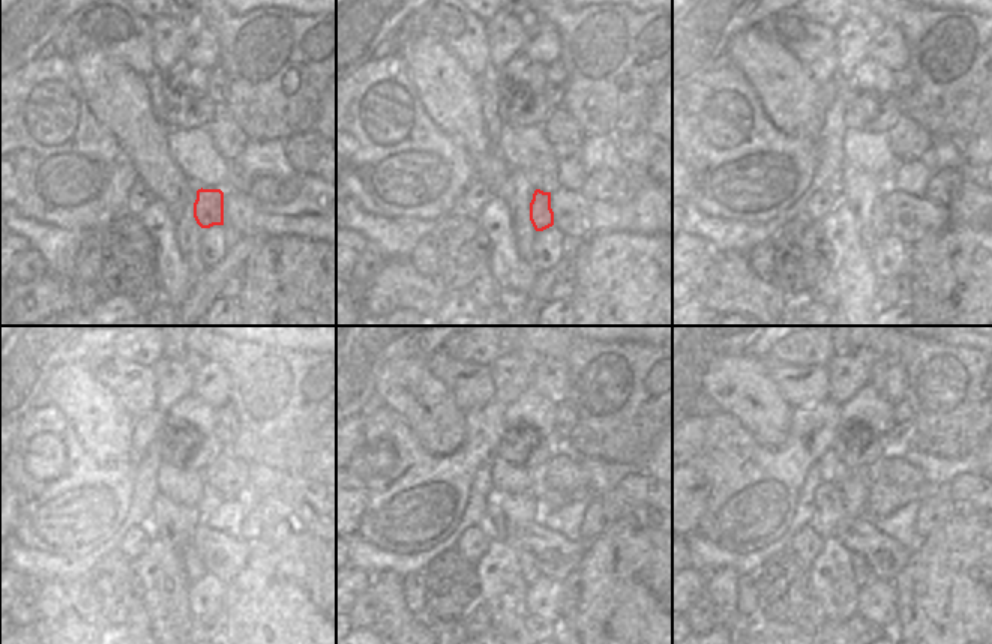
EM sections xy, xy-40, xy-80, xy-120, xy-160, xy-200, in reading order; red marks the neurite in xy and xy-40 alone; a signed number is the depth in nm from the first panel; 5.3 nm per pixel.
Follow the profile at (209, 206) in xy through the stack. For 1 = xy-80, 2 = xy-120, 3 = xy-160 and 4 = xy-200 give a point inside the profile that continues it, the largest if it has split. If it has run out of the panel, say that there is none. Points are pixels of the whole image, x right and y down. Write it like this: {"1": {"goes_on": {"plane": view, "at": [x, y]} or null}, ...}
{"1": {"goes_on": {"plane": "xy-80", "at": [878, 221]}}, "2": {"goes_on": {"plane": "xy-120", "at": [194, 566]}}, "3": {"goes_on": {"plane": "xy-160", "at": [529, 563]}}, "4": {"goes_on": {"plane": "xy-200", "at": [863, 574]}}}

